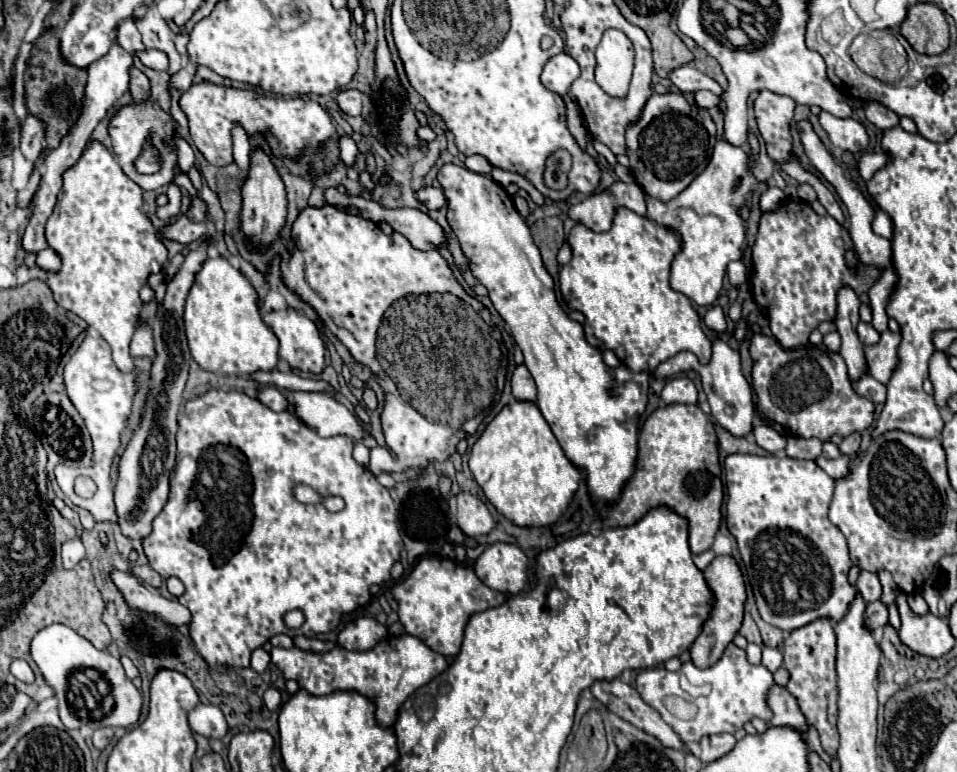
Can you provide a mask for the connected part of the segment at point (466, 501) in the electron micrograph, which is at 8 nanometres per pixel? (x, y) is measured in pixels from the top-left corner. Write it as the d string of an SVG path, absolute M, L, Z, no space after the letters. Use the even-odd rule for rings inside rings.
M460 493L456 497L456 524L468 537L480 537L494 529L494 519L488 507L470 493Z

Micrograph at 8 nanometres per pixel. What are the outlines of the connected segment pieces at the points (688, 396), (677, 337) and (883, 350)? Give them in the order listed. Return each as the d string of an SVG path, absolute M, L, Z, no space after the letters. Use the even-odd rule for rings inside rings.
M678 377L666 383L662 389L662 401L670 403L696 403L698 401L698 389L692 379Z
M618 209L614 219L616 219L616 221L614 221L612 229L606 231L606 233L594 233L592 229L588 229L586 225L580 225L580 223L574 225L574 229L572 229L570 235L568 235L568 243L570 243L570 247L572 247L572 259L570 259L570 263L566 263L566 265L560 267L560 279L558 279L558 281L560 281L562 299L564 299L564 303L566 303L570 309L576 309L576 311L584 313L584 317L586 317L586 323L584 323L586 341L588 341L592 347L596 347L598 351L606 351L606 349L614 351L616 357L618 357L626 367L630 367L632 371L654 371L656 365L660 365L662 361L674 357L674 355L680 353L680 351L692 351L694 355L698 355L698 361L700 361L702 365L708 363L708 361L710 361L710 353L712 353L712 343L710 343L710 339L708 339L708 337L704 335L704 331L702 331L700 317L698 317L698 313L692 309L690 299L684 297L682 293L672 291L670 281L668 281L668 279L670 279L670 263L672 263L672 259L676 257L676 253L680 251L680 235L678 235L674 229L656 225L652 219L640 217L640 215L636 215L634 211L630 211L630 209Z
M882 333L880 341L874 347L864 347L866 351L866 361L868 361L868 371L870 375L880 381L880 383L888 383L892 371L898 365L898 345L902 341L902 335L898 333Z

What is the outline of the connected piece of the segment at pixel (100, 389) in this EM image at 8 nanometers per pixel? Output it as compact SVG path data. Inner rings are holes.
M86 335L84 341L78 345L76 353L70 357L68 365L64 367L64 385L66 385L66 393L70 397L70 401L74 403L74 407L78 409L78 413L82 415L90 435L92 435L92 443L94 443L94 463L92 467L84 467L78 469L76 473L68 475L64 473L64 467L58 465L56 467L56 481L62 489L62 493L76 505L76 507L84 507L88 509L94 519L98 523L102 521L112 521L116 523L116 509L114 509L114 487L110 483L110 469L112 469L112 461L120 449L120 433L126 427L126 419L130 415L132 409L132 399L136 393L136 373L120 373L120 369L116 369L108 343L102 337L90 337ZM78 475L88 475L96 481L98 491L92 499L82 499L74 493L74 479Z

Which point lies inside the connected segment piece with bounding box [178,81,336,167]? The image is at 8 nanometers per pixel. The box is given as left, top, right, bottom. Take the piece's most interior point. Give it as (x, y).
(289, 125)

